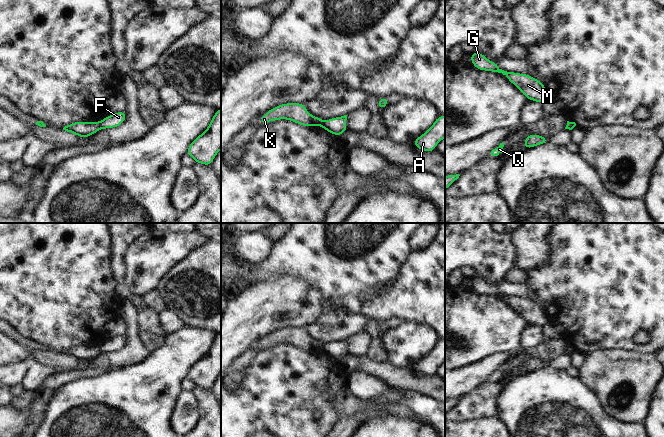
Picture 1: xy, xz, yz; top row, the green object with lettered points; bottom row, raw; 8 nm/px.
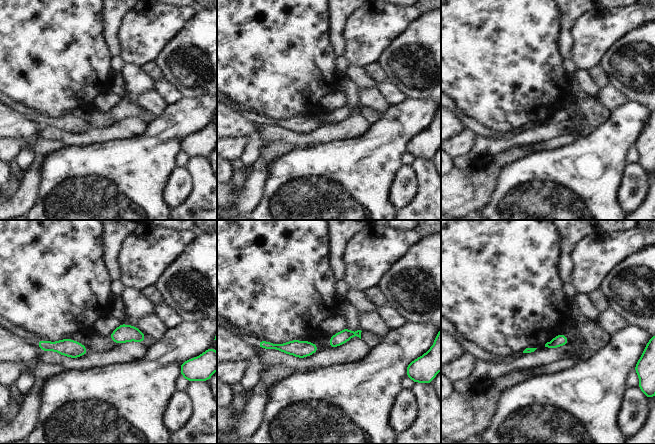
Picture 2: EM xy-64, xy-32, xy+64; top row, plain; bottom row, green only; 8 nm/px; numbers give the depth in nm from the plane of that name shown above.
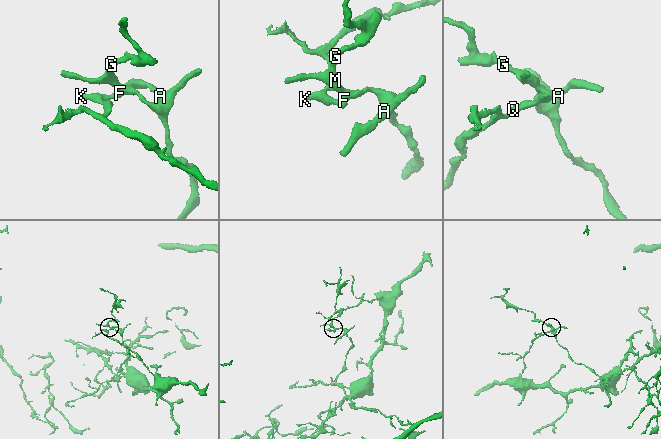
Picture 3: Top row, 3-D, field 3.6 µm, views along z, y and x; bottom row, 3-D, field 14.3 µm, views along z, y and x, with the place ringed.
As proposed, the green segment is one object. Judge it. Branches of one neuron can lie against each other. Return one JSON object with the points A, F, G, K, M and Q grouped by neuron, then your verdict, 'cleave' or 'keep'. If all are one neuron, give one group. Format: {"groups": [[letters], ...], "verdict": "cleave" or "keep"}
{"groups": [["A", "F", "G", "M"], ["K", "Q"]], "verdict": "cleave"}

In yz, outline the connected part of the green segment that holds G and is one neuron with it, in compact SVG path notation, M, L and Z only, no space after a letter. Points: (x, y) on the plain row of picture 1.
M480 276L469 279L471 281L471 288L478 294L502 297L507 301L509 306L514 308L526 320L527 324L543 328L549 322L547 313L540 304L528 298L504 295L498 291L497 286L489 285Z

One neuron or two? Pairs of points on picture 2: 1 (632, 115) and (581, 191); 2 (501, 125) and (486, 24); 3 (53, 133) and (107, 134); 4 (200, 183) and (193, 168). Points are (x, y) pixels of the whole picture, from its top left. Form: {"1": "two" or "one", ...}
{"1": "one", "2": "one", "3": "one", "4": "one"}

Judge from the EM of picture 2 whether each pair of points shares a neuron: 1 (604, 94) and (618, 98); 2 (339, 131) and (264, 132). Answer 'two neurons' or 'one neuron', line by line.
1: one neuron
2: one neuron

